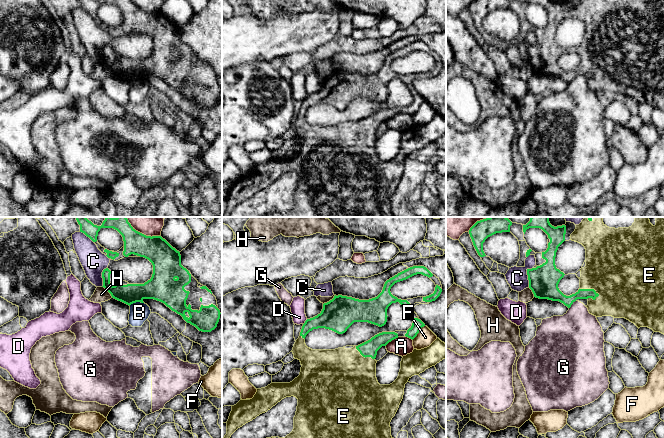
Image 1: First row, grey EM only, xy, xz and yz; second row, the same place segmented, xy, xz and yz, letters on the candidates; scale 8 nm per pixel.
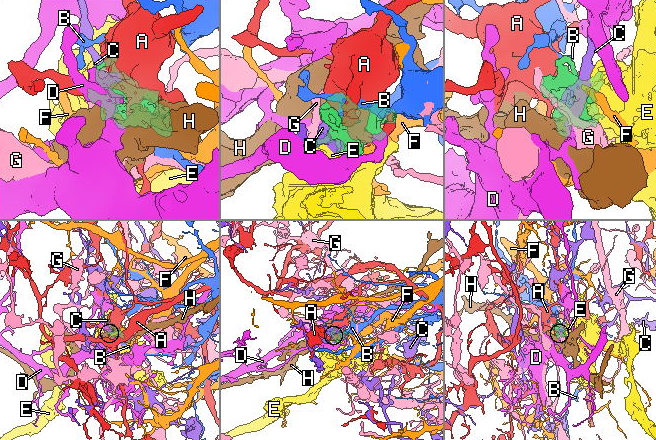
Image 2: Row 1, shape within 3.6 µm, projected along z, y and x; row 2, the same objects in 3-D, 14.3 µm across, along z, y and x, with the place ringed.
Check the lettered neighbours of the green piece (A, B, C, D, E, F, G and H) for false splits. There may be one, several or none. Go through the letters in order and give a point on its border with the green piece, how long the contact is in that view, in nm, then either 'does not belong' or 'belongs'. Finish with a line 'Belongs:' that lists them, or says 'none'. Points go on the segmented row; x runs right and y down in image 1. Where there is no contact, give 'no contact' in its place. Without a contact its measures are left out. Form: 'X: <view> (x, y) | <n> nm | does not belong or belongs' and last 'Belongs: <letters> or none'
A: xz (391, 340) | 130 nm | does not belong
B: xy (136, 301) | 120 nm | does not belong
C: yz (528, 276) | 160 nm | does not belong
D: xz (305, 322) | 60 nm | does not belong
E: yz (589, 289) | 180 nm | belongs
F: xz (418, 332) | 160 nm | does not belong
G: yz (572, 303) | 90 nm | does not belong
H: xz (330, 300) | 130 nm | does not belong
Belongs: E

